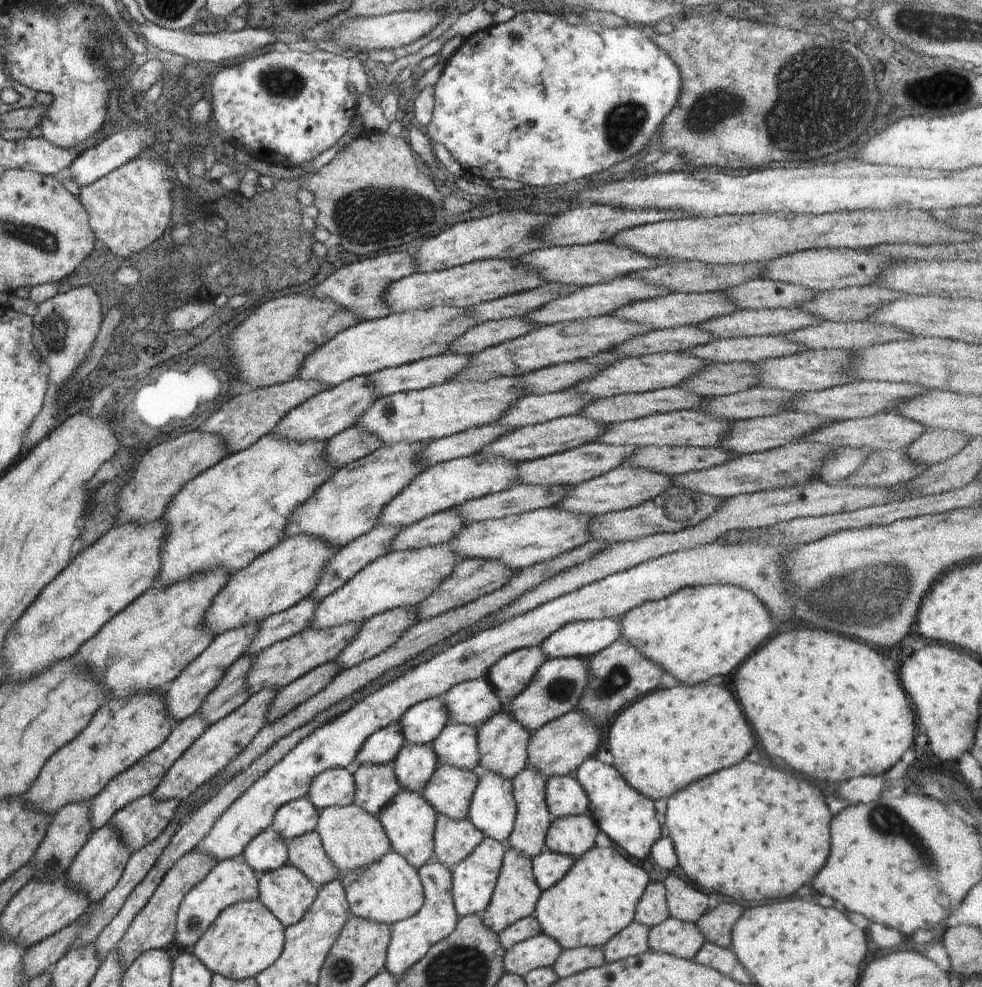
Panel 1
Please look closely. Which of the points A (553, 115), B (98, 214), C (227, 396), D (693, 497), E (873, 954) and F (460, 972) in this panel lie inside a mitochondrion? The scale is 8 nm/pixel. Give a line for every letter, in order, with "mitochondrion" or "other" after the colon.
A: other
B: other
C: other
D: other
E: other
F: mitochondrion

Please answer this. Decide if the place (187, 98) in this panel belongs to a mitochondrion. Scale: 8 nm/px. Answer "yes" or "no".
no

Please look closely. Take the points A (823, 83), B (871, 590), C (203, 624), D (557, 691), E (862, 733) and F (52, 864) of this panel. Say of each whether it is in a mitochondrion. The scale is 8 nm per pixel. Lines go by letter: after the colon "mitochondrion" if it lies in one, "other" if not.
A: mitochondrion
B: mitochondrion
C: other
D: mitochondrion
E: other
F: mitochondrion

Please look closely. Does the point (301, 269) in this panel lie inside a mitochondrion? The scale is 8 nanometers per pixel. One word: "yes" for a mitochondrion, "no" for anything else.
no

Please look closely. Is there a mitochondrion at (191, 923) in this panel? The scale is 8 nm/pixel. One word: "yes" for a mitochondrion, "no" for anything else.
yes

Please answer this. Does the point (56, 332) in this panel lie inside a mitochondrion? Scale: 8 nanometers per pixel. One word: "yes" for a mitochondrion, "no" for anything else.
yes

